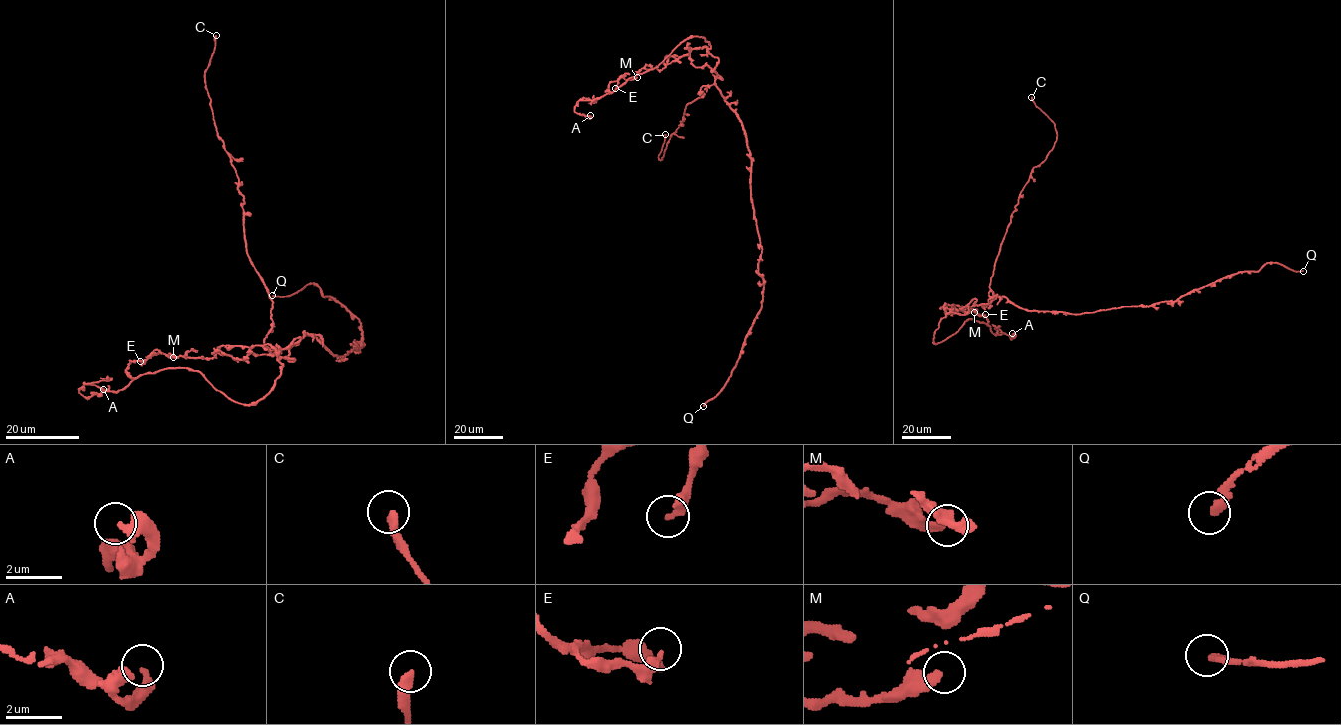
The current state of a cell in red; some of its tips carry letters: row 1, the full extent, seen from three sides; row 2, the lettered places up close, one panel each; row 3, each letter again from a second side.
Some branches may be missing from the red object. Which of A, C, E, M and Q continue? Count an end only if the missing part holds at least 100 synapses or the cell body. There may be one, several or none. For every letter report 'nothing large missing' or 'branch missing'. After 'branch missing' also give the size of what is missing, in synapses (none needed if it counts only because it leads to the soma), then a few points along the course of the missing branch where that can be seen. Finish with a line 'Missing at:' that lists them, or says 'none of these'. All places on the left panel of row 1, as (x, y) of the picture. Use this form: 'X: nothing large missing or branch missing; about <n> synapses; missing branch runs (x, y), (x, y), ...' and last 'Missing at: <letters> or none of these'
A: nothing large missing
C: nothing large missing
E: nothing large missing
M: nothing large missing
Q: branch missing; about 110 synapses; missing branch runs (272, 295), (239, 256), (236, 215), (225, 199), (222, 204), (240, 223), (251, 226), (231, 212), (225, 190)
Missing at: Q

